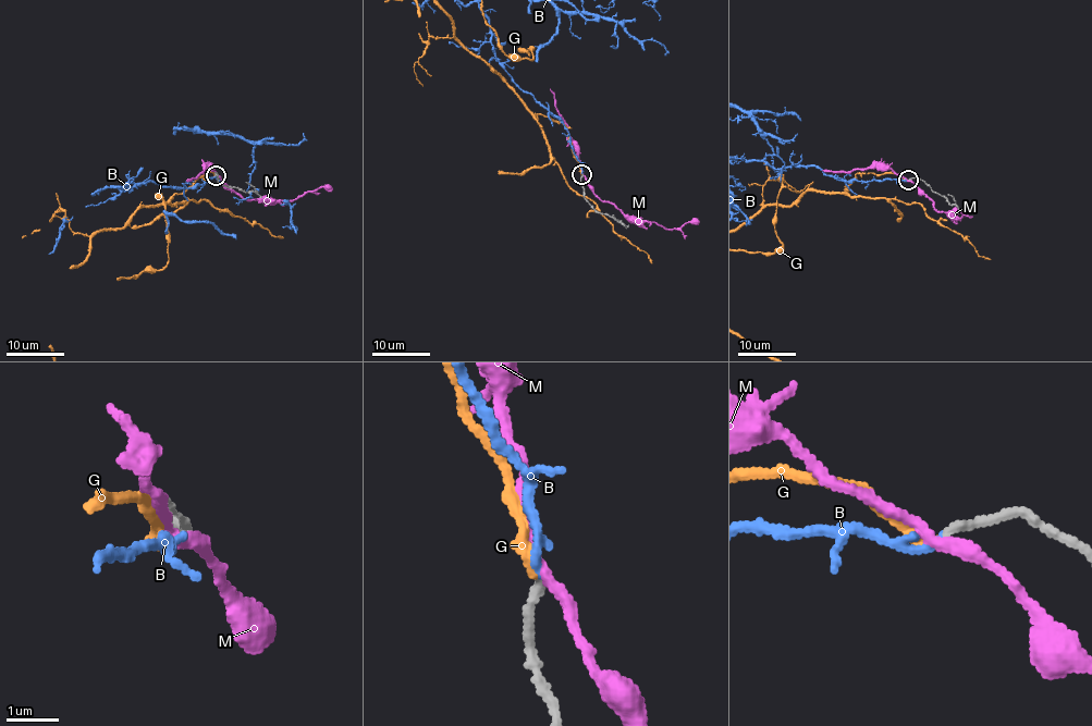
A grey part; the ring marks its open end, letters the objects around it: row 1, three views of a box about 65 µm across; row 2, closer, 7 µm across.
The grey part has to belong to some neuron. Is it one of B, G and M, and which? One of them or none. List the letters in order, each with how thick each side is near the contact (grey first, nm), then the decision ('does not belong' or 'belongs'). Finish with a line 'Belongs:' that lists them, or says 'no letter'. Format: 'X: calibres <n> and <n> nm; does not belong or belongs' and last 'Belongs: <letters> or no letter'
B: calibres 160 and 130 nm; belongs
G: calibres 160 and 180 nm; does not belong
M: calibres 160 and 220 nm; does not belong
Belongs: B

